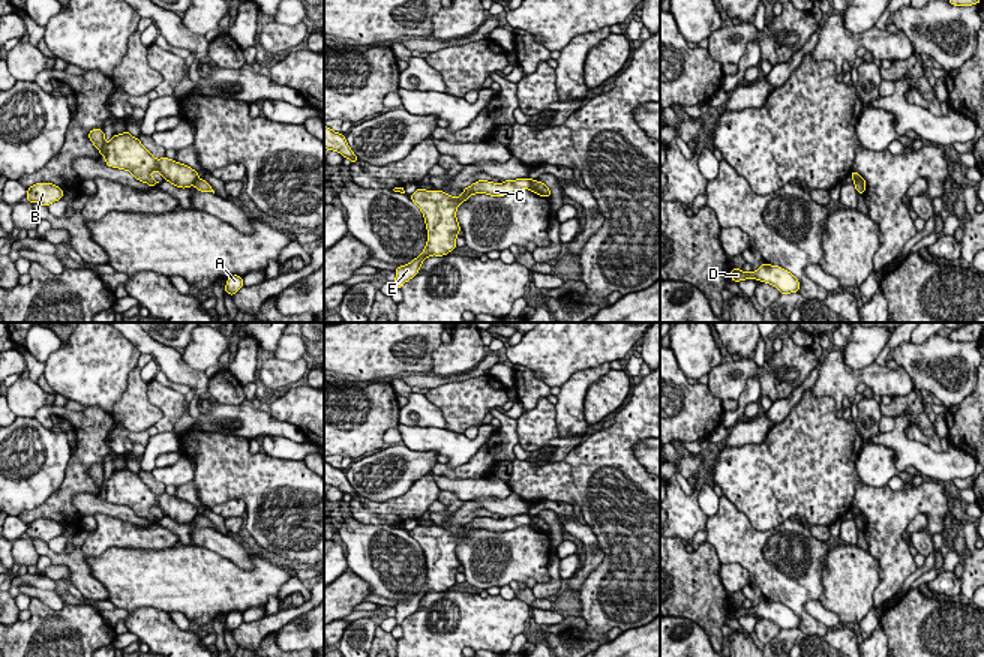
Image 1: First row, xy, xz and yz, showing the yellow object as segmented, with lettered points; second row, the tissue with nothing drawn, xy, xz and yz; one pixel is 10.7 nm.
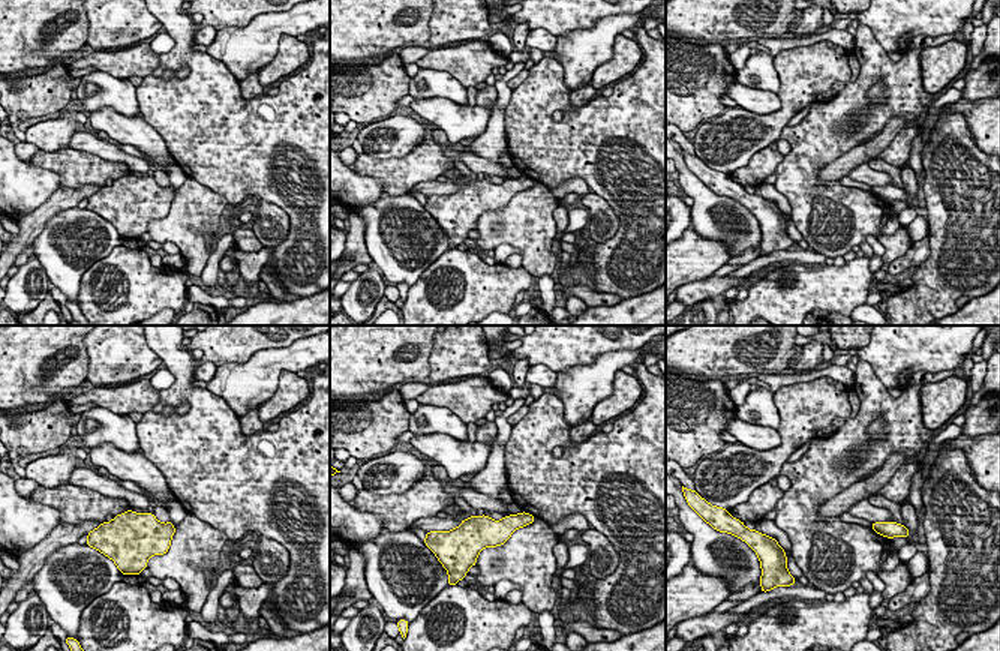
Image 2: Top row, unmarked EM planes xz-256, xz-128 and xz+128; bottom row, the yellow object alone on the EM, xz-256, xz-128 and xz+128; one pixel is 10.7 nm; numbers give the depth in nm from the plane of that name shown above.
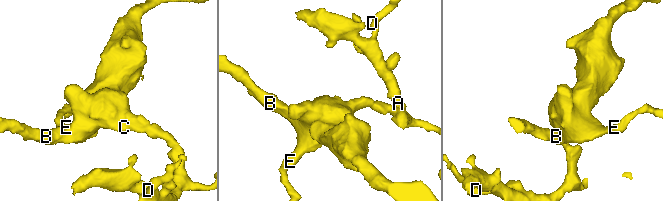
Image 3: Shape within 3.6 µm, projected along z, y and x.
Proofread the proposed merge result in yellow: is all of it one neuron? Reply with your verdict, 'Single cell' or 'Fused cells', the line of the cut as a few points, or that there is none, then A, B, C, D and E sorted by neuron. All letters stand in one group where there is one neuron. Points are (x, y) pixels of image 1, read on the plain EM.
Fused cells. Split along xz (533, 516), (528, 524). Groups: A D / B C E

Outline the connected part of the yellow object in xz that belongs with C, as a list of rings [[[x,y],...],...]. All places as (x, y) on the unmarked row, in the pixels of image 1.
[[[531,514],[506,516],[504,519],[492,519],[478,516],[470,524],[465,524],[459,534],[454,534],[441,526],[424,526],[417,525],[410,534],[422,546],[428,564],[428,579],[420,592],[412,596],[410,600],[396,604],[396,624],[412,615],[422,598],[430,591],[447,591],[456,585],[456,573],[460,562],[456,555],[458,542],[466,537],[472,530],[488,530],[492,532],[502,532],[520,525],[531,524]]]

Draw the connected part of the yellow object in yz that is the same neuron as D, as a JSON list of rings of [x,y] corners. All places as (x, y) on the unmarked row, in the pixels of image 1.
[[[766,598],[762,600],[756,608],[750,609],[732,603],[730,615],[735,618],[744,615],[759,615],[760,618],[774,621],[780,630],[798,628],[800,626],[800,618],[792,609],[778,602],[770,602]]]

